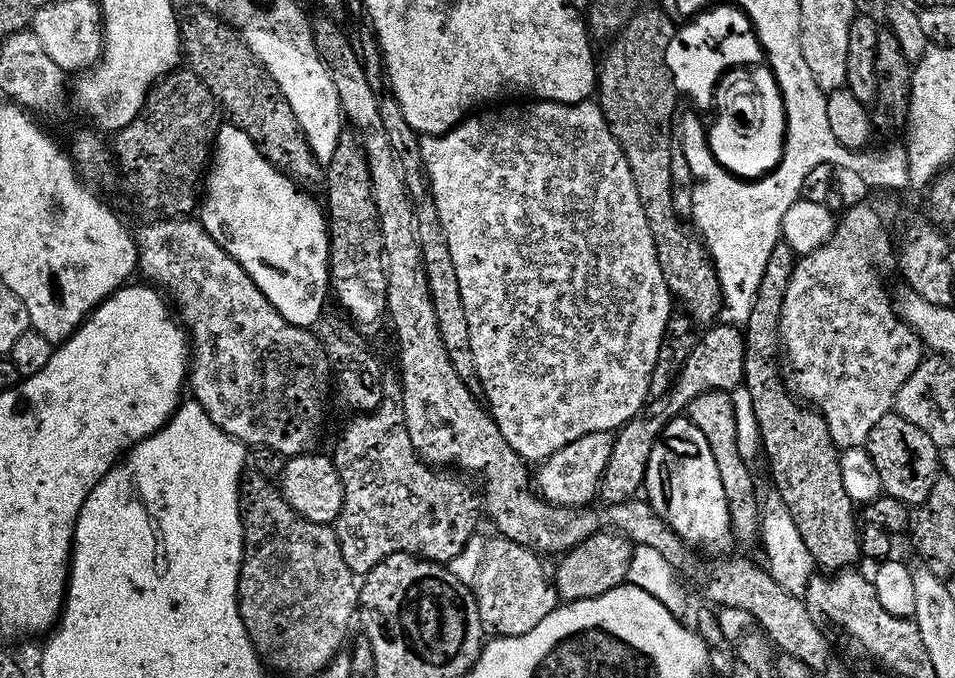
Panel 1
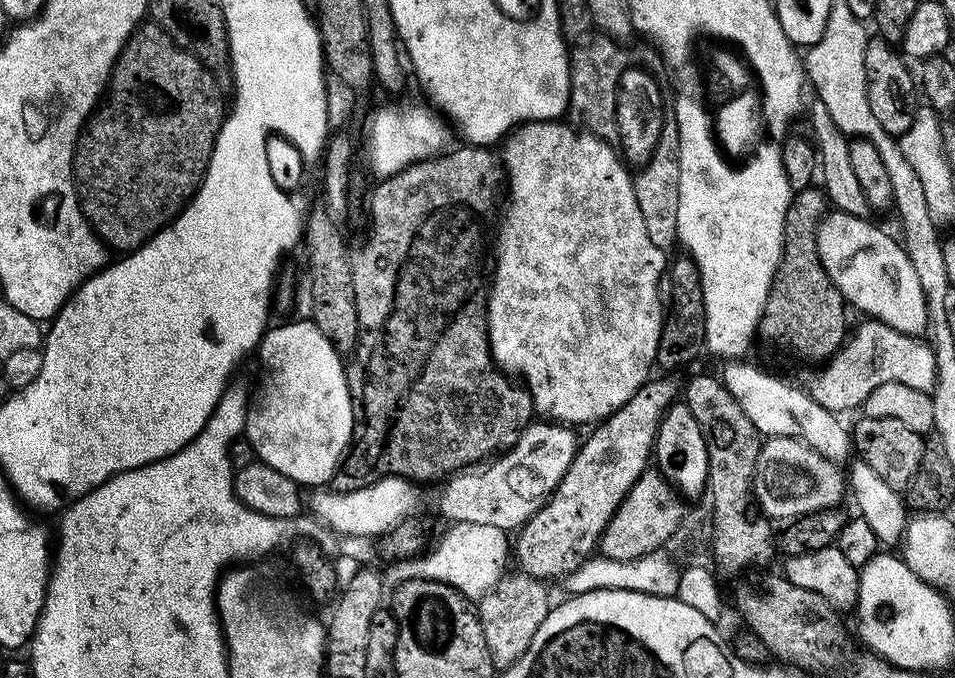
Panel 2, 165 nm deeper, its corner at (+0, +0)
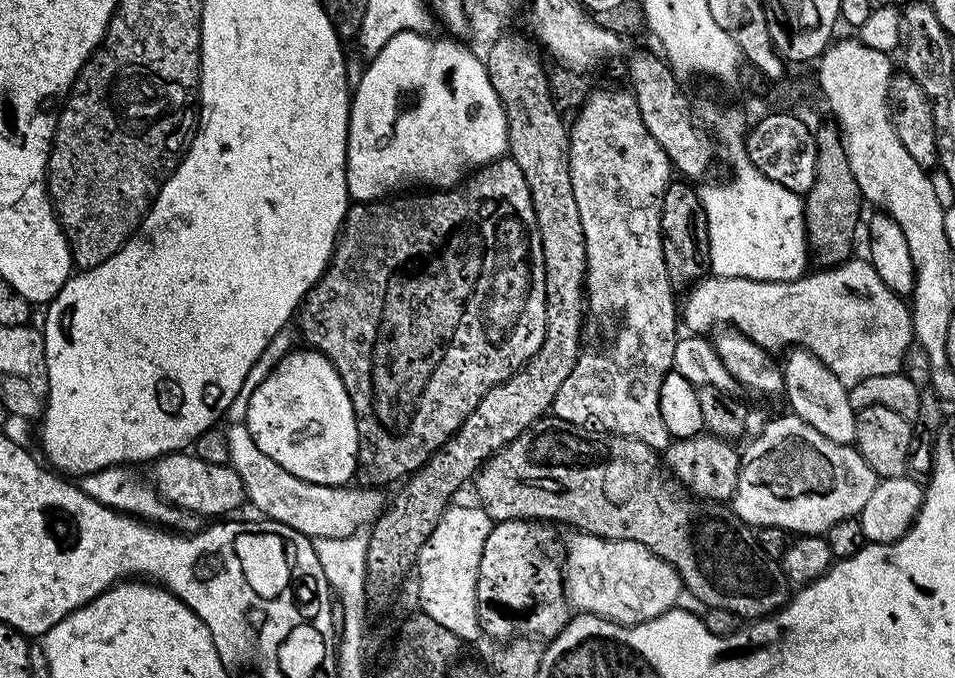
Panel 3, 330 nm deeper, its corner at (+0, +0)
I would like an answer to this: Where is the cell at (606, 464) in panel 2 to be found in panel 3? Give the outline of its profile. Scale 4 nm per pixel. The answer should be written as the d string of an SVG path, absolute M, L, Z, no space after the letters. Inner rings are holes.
M502 520L493 523L490 534L486 538L486 546L482 546L482 562L478 562L478 582L476 583L476 617L480 623L481 633L485 637L493 636L496 640L504 640L503 642L511 641L513 638L528 637L537 638L536 636L544 636L545 641L553 640L553 638L563 630L570 619L570 608L566 603L566 593L564 590L564 581L562 579L562 568L552 556L547 556L544 551L548 548L548 543L551 542L552 536L547 532L545 525L540 522L530 520ZM512 608L529 608L529 612L512 612Z

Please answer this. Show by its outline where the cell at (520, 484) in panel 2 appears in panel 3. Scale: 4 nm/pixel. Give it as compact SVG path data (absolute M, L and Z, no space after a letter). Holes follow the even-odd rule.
M247 423L228 424L226 431L228 433L228 464L240 476L240 481L244 483L244 494L247 503L249 505L252 503L260 511L257 513L261 517L290 526L309 538L315 536L346 538L361 526L364 526L364 523L367 525L369 521L379 516L385 507L386 500L380 497L381 493L376 490L369 490L364 486L356 487L357 489L352 488L353 486L325 486L298 479L294 474L290 474L290 470L278 466L278 462L274 462L266 454L262 454L262 450L258 450Z

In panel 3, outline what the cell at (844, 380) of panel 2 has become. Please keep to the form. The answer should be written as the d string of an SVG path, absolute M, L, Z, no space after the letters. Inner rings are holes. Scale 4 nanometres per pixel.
M849 258L843 264L820 270L824 272L809 271L797 280L746 280L705 275L687 289L688 297L682 300L683 327L685 324L692 334L708 334L721 326L731 326L769 350L777 350L783 344L808 349L847 386L878 374L894 374L901 371L900 363L908 347L914 344L912 314L905 297L896 295L885 286L867 259L856 259Z

